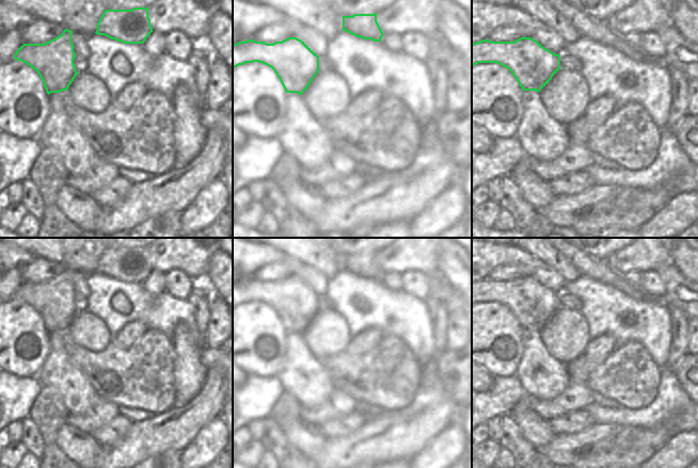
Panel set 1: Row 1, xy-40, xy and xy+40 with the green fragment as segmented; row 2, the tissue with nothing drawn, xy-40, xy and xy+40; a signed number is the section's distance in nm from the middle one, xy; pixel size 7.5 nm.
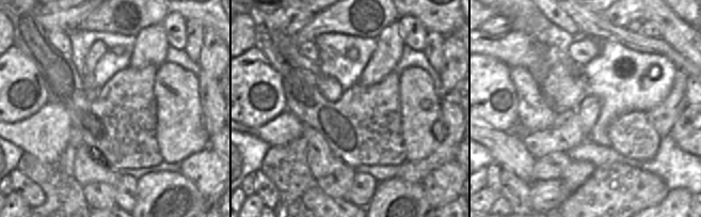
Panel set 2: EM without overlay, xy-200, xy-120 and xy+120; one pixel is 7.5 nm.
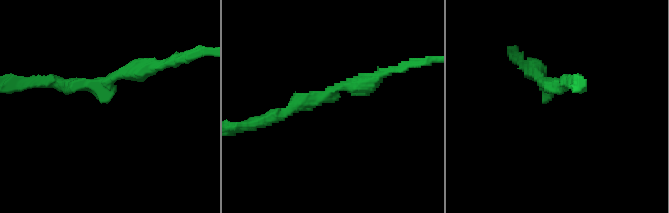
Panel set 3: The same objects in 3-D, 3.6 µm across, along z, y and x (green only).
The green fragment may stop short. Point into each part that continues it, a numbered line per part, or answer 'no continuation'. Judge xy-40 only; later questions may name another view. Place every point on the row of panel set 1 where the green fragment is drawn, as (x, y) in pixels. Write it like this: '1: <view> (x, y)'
no continuation.

